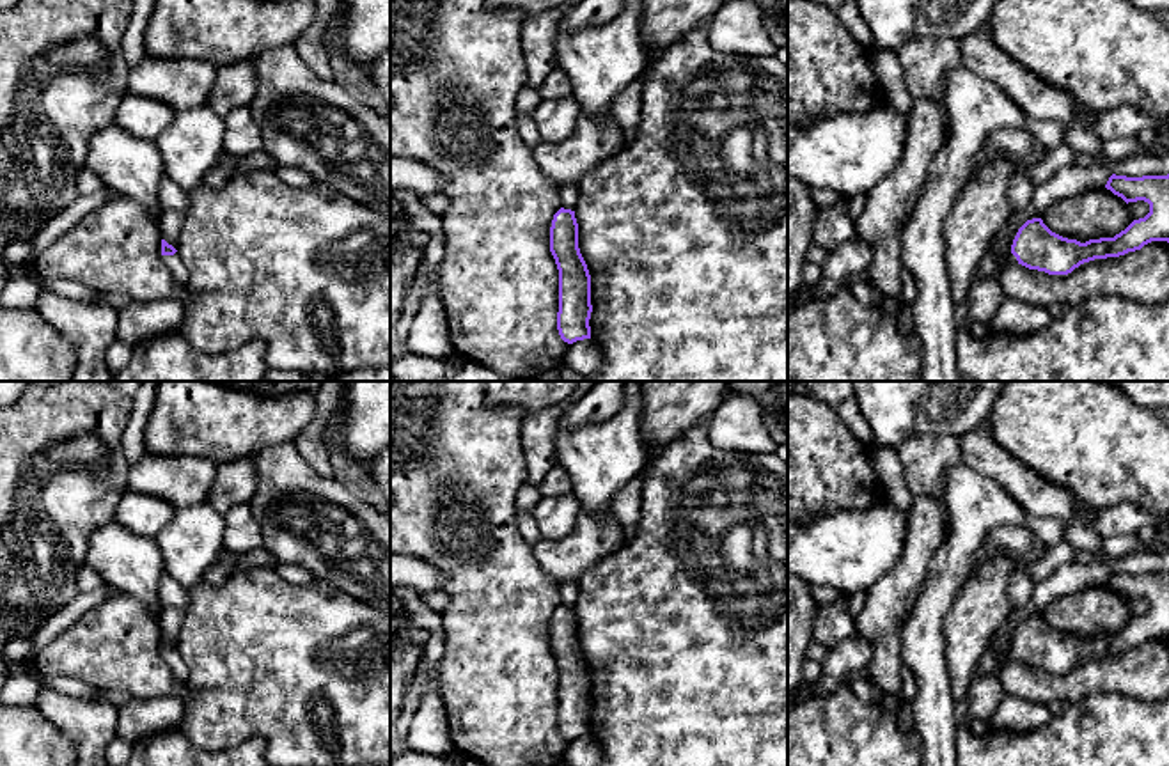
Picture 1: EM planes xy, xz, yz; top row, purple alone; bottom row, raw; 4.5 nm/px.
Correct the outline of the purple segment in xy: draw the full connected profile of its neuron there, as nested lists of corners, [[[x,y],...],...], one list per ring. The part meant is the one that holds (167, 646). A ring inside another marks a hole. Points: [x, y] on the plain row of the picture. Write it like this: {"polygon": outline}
{"polygon": [[[161,637],[161,658],[165,660],[165,663],[169,665],[177,681],[188,679],[190,670],[183,656],[179,654],[177,647],[165,637]]]}

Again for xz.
{"polygon": [[[561,605],[553,612],[550,649],[559,667],[559,732],[568,741],[591,736],[591,672],[578,645],[575,608]]]}

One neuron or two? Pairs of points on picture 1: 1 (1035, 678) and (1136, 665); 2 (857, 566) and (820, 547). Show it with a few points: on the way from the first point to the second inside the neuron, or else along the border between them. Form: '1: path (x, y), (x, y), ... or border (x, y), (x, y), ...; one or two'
1: path (1059, 681), (1081, 681), (1097, 674), (1111, 674); one
2: path (848, 557), (843, 552), (829, 552); one

